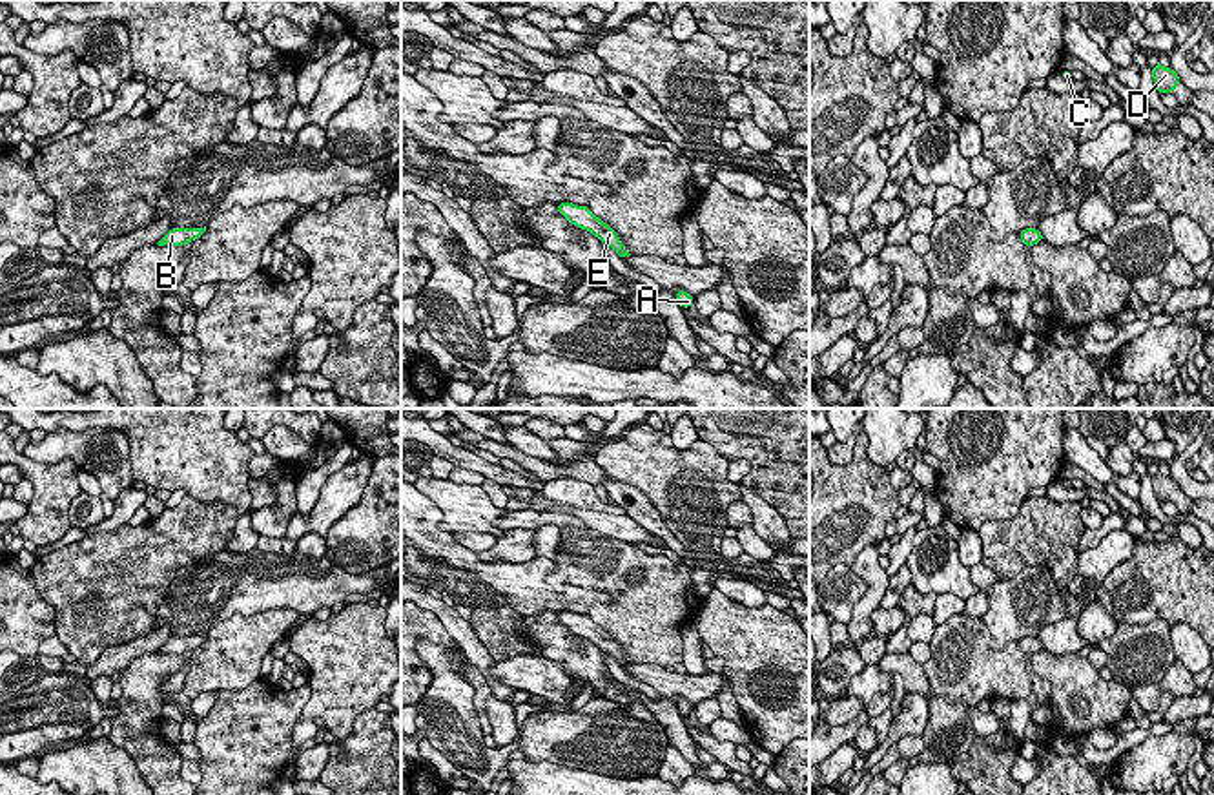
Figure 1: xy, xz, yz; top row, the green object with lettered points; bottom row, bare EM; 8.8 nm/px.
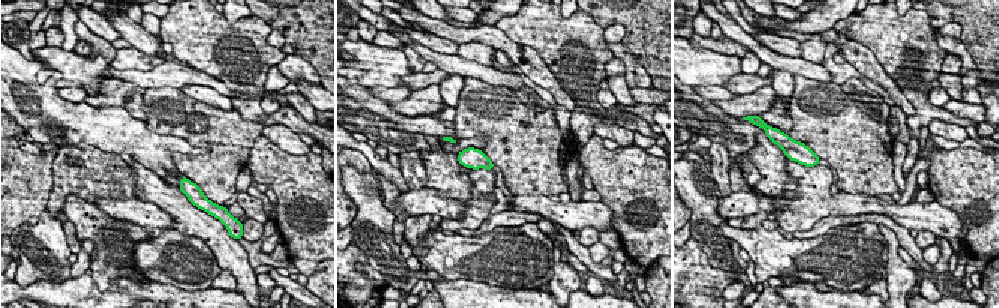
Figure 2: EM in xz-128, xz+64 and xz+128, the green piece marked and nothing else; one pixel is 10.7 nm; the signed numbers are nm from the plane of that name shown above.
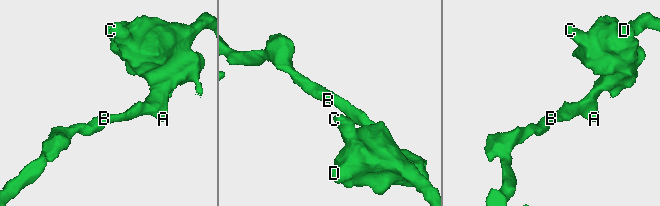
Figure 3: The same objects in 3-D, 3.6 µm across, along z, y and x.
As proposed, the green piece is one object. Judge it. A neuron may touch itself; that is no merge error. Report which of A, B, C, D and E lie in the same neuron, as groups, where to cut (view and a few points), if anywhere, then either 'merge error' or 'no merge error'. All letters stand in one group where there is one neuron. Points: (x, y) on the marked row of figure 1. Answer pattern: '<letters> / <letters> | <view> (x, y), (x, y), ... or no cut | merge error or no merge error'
A B C D E | no cut | no merge error

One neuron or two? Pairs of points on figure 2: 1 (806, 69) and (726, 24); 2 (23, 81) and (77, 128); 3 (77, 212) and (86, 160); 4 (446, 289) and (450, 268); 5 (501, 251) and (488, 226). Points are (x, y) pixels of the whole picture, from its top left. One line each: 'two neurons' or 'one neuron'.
1: one neuron
2: one neuron
3: two neurons
4: two neurons
5: two neurons

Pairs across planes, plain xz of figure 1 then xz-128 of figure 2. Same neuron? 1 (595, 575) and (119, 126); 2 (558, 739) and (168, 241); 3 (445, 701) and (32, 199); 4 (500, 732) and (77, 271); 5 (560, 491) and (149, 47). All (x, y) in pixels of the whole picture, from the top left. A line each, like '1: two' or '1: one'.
1: two
2: one
3: two
4: one
5: two

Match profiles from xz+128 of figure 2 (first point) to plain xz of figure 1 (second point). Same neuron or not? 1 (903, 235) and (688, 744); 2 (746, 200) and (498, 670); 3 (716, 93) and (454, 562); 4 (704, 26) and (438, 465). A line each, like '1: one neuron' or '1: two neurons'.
1: two neurons
2: one neuron
3: two neurons
4: one neuron

